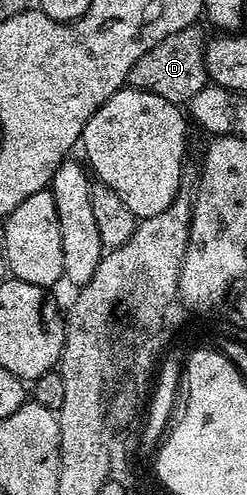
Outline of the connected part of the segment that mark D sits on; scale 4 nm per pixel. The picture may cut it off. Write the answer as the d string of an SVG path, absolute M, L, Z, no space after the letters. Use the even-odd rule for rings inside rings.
M195 25L188 29L180 29L180 33L172 33L172 37L164 37L160 45L148 49L136 65L130 70L129 86L139 87L141 91L156 93L156 97L164 97L164 101L172 101L179 105L189 104L200 89L208 86L206 73L206 45L208 35Z

